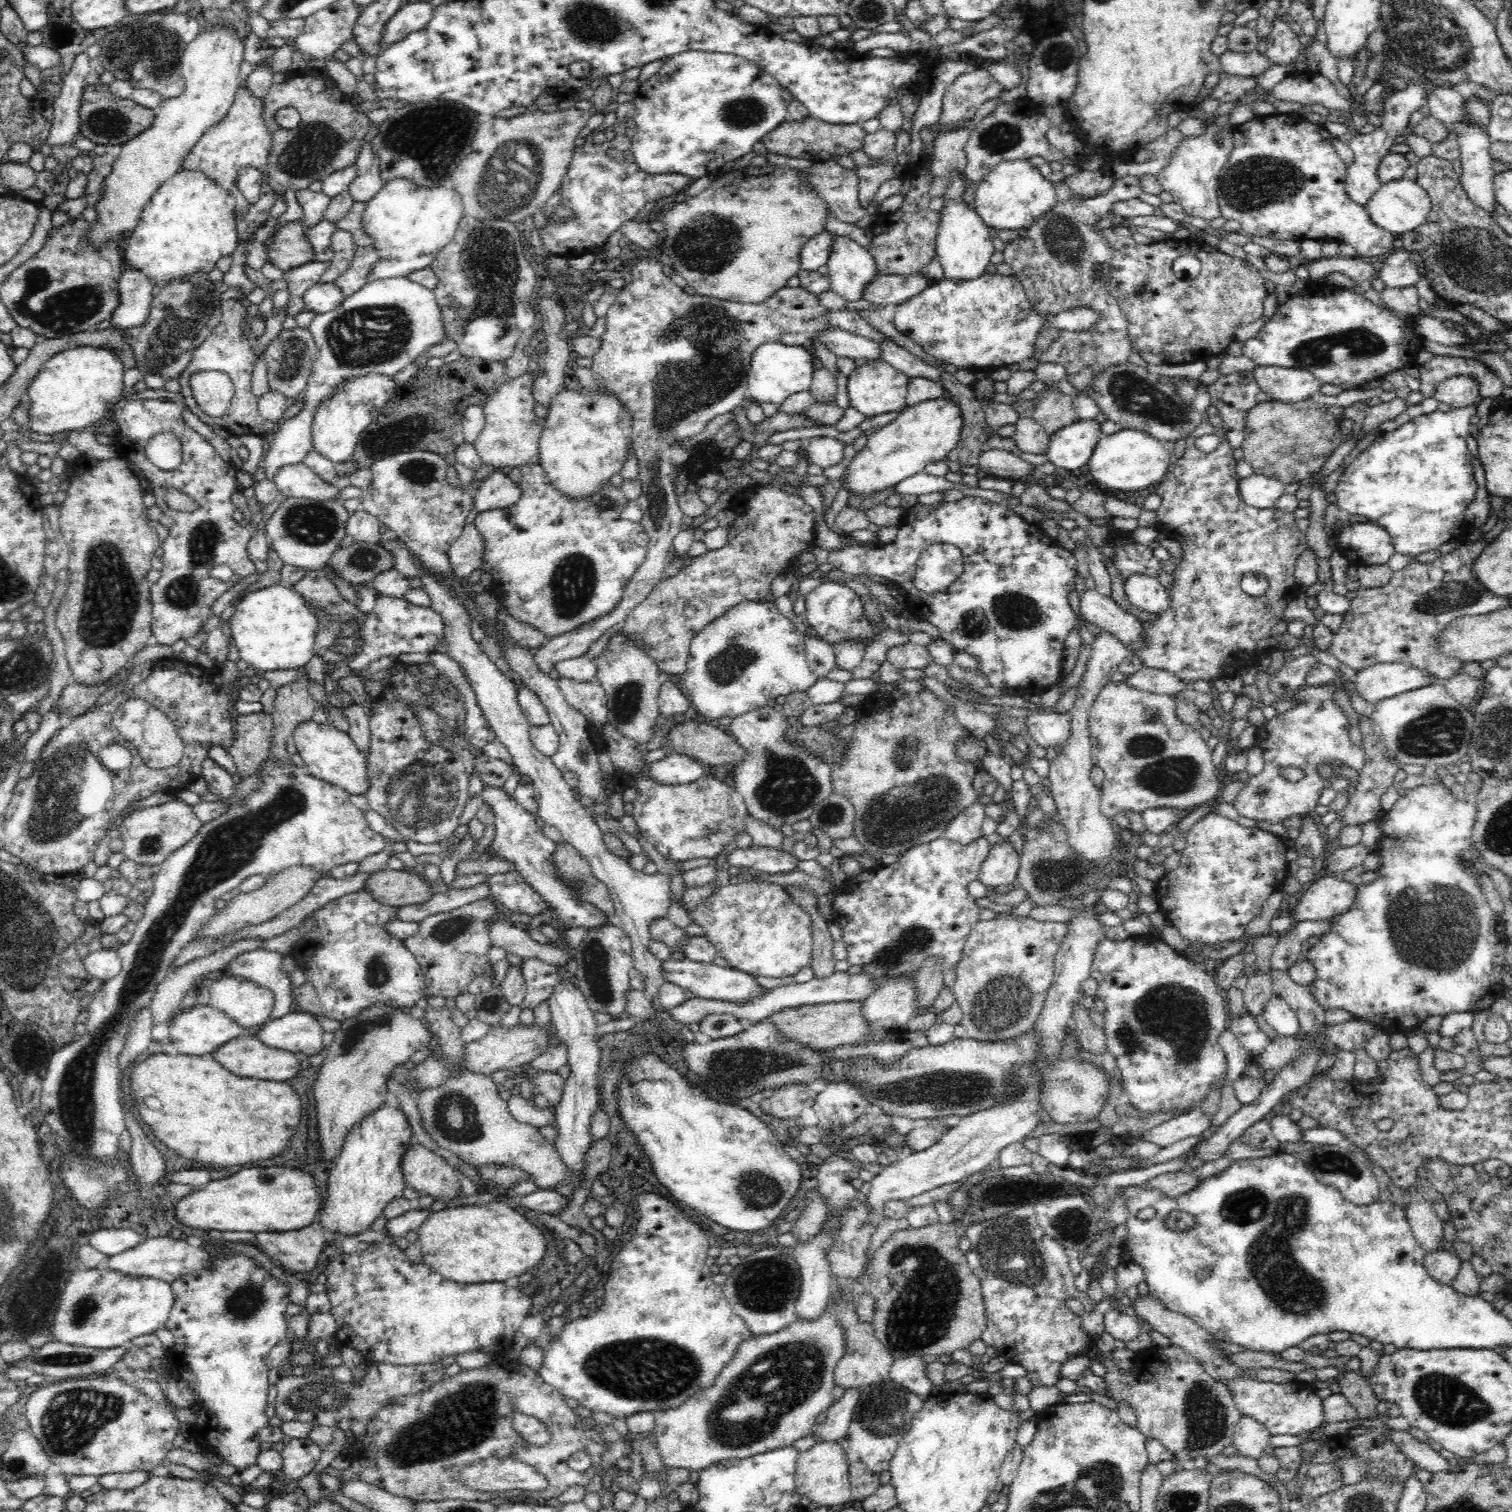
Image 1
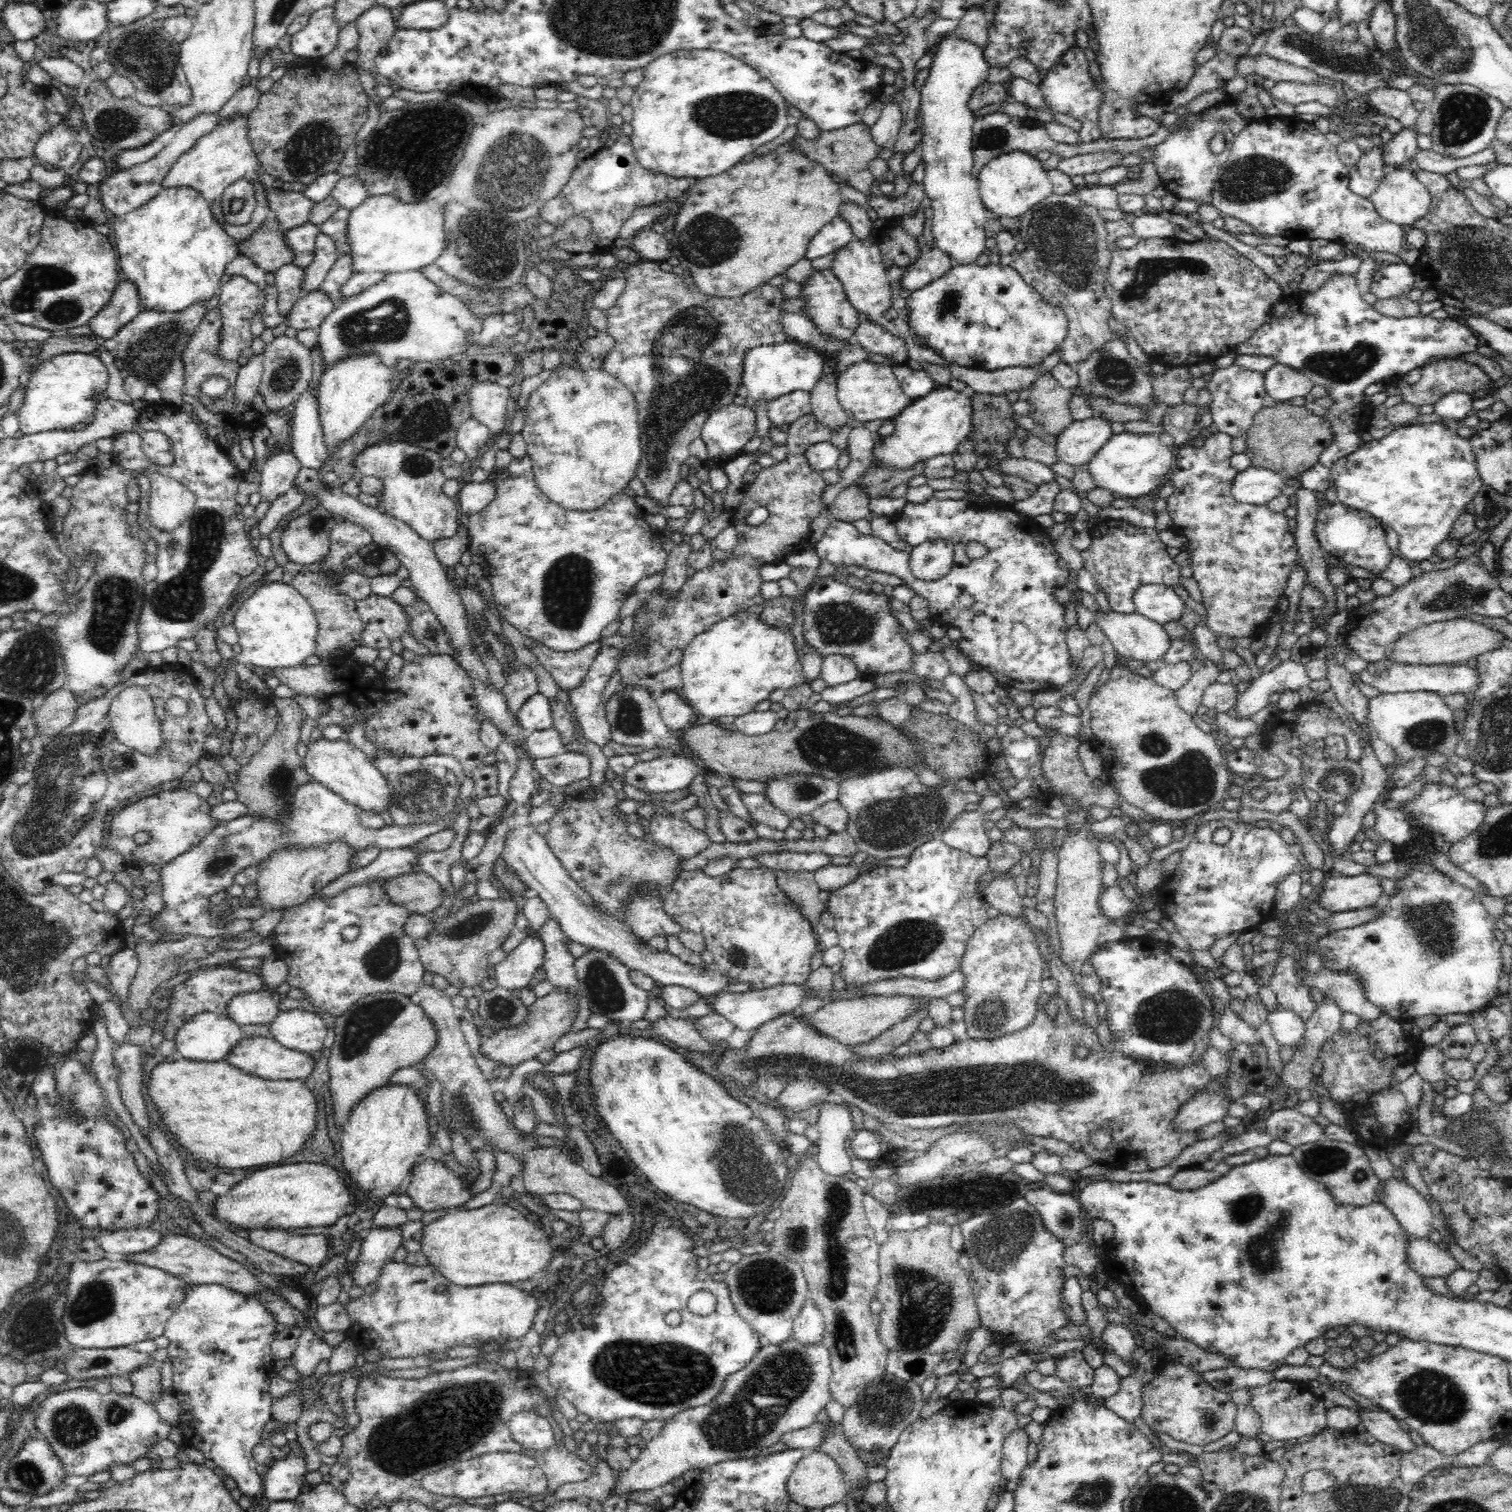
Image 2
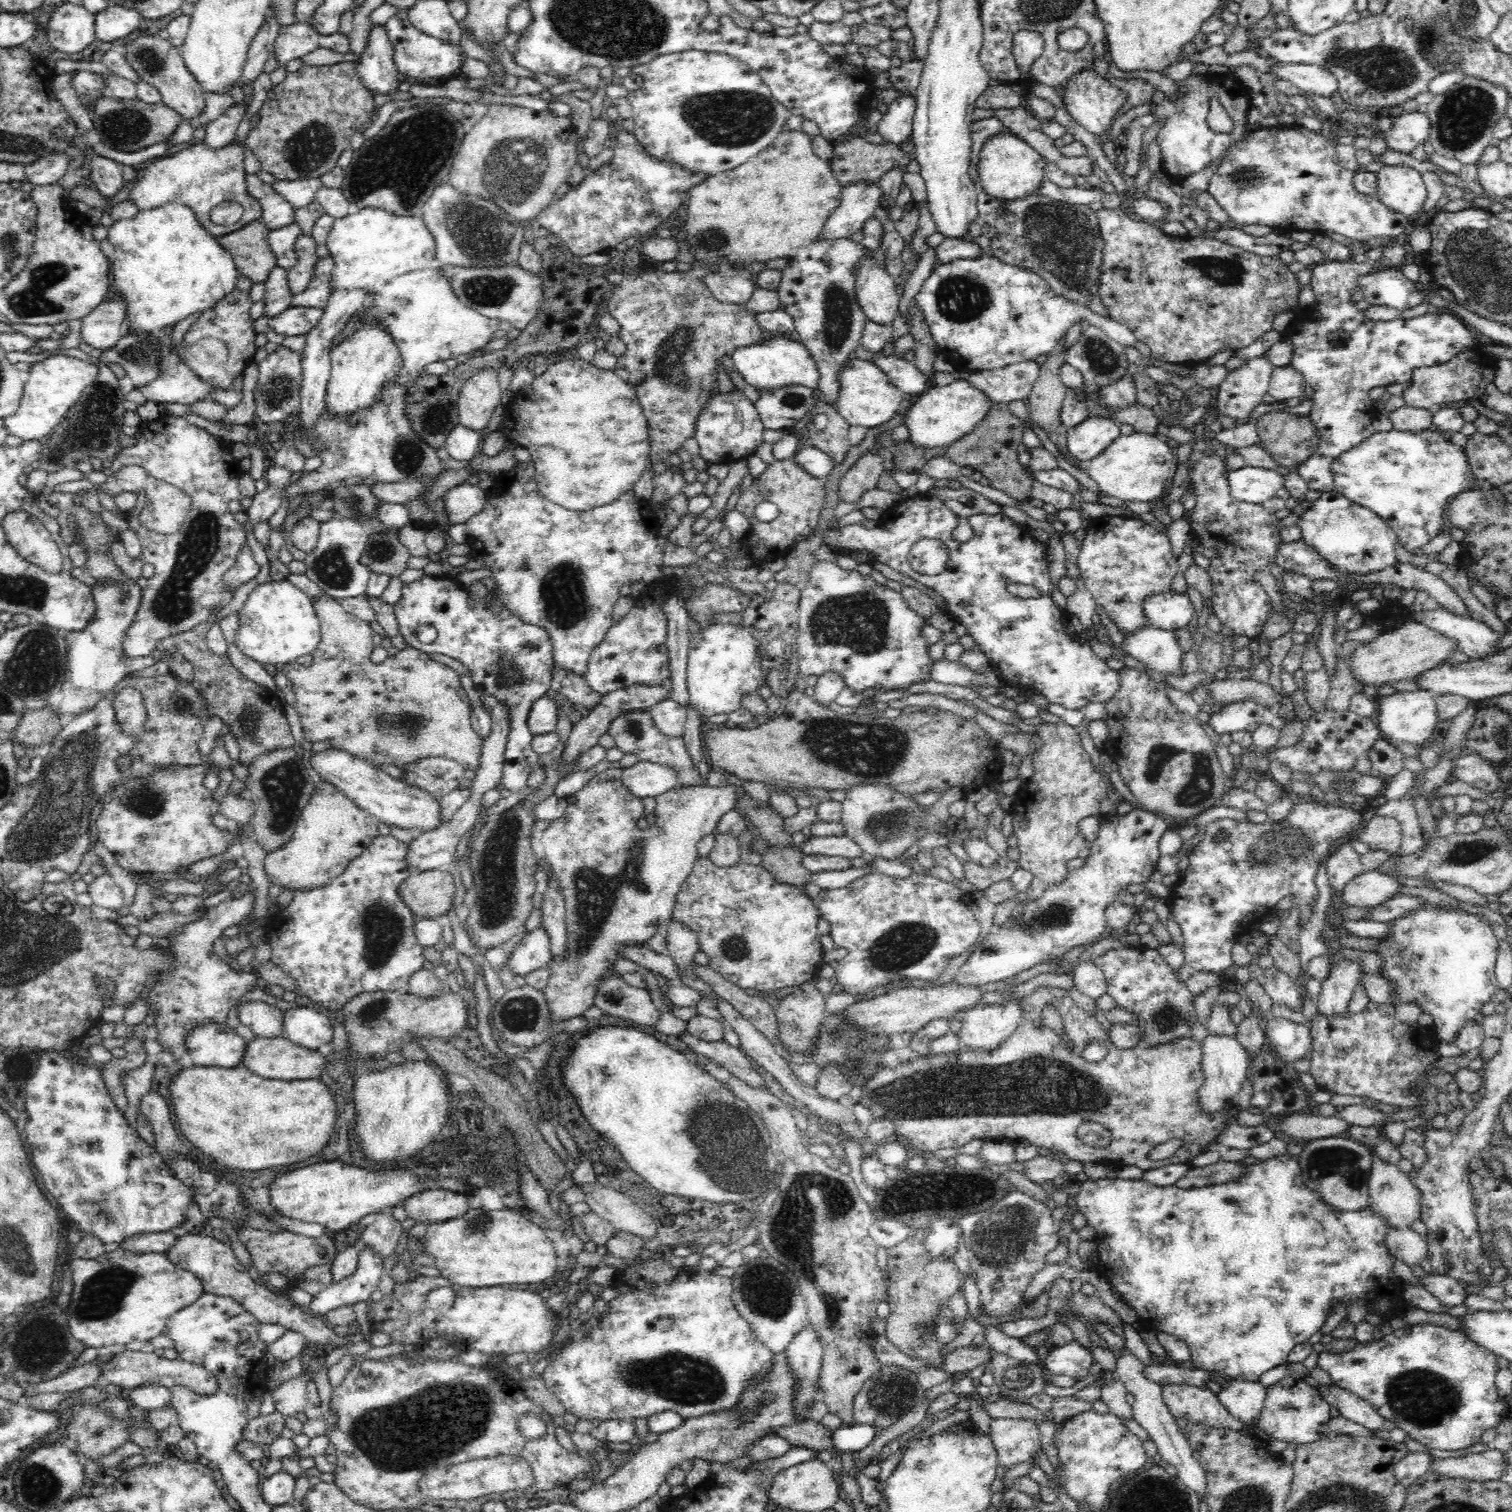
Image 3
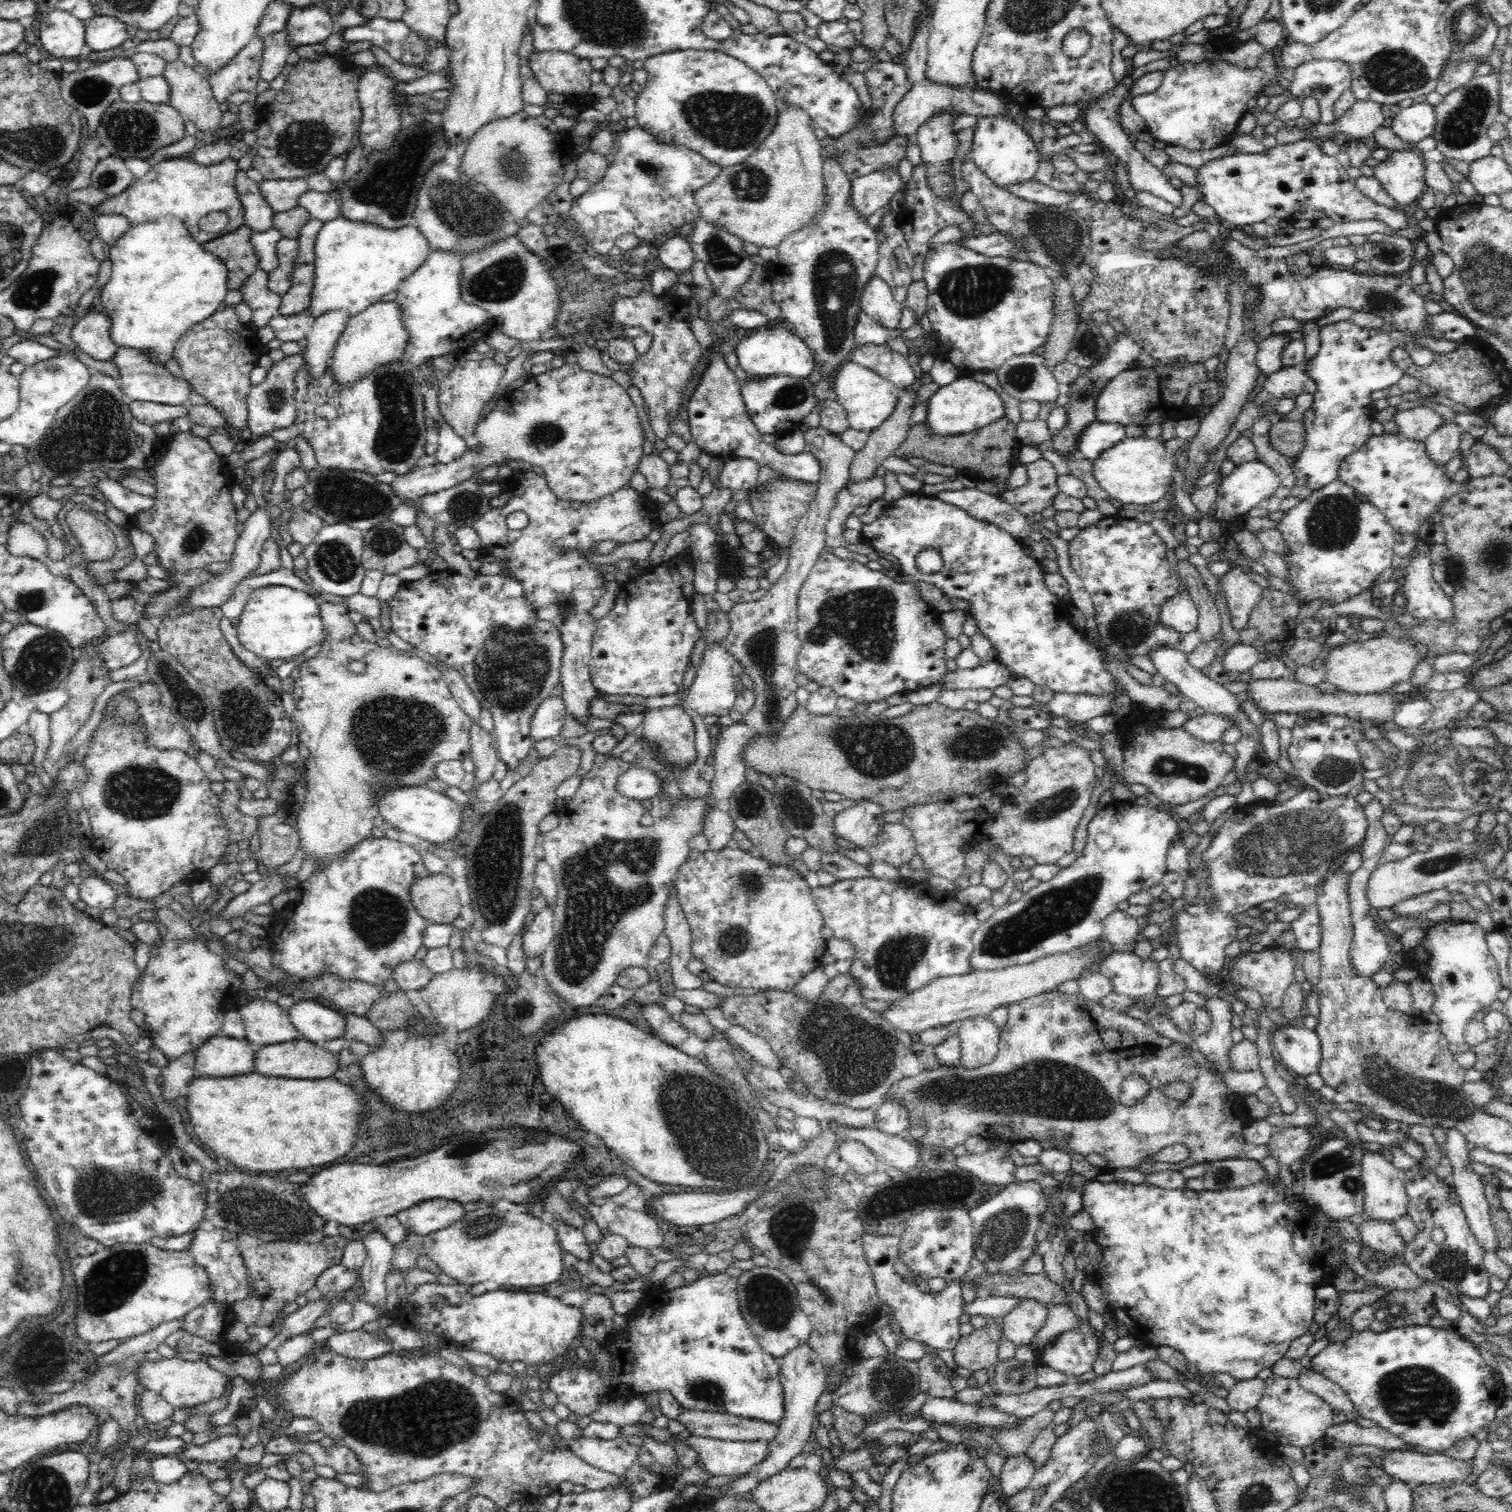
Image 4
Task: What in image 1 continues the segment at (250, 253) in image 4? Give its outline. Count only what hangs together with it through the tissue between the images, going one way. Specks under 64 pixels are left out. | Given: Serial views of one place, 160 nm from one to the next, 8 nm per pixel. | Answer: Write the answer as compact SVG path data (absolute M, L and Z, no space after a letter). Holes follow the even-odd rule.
M302 219L280 225L267 250L266 260L285 271L312 261L315 252L306 239L307 229Z

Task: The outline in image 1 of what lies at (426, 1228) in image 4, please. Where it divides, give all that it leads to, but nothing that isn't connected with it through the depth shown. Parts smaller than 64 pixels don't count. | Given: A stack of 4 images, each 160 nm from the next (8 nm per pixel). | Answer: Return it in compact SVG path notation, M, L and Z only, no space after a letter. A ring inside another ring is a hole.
M412 1142L403 1154L401 1165L406 1186L421 1196L434 1196L438 1201L458 1198L460 1183L454 1175L454 1167L426 1146Z

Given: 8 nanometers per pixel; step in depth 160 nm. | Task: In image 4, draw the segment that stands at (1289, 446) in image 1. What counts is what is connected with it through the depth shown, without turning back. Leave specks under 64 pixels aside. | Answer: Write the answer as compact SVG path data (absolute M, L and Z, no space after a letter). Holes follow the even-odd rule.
M1282 418L1269 428L1269 439L1272 448L1280 455L1292 460L1303 452L1306 440L1306 429L1303 421Z

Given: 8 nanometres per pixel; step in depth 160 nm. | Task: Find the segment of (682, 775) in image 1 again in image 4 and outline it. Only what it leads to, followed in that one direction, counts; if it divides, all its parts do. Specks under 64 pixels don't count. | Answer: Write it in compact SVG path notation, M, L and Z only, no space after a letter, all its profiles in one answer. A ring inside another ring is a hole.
M630 767L621 774L616 784L616 789L630 799L646 800L659 795L662 789L662 779L656 777L648 768Z

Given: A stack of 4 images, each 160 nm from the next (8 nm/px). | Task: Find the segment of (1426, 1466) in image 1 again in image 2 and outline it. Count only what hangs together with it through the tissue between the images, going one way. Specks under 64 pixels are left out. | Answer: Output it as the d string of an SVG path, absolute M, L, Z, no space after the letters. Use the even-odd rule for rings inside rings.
M1365 1408L1356 1412L1360 1416L1361 1424L1367 1428L1367 1432L1372 1434L1379 1442L1388 1444L1402 1453L1412 1453L1417 1448L1414 1440L1400 1428L1398 1420L1392 1414L1382 1409L1371 1410Z

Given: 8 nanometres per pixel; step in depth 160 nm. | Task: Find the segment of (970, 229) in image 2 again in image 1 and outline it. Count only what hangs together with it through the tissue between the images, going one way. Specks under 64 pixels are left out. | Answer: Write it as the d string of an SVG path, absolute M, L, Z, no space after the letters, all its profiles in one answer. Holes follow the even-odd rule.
M950 172L945 178L949 182L949 187L945 193L947 203L940 210L940 224L938 224L938 232L936 238L937 260L940 262L946 280L974 280L980 278L982 274L986 274L986 268L992 260L995 248L993 239L995 233L981 221L980 215L977 214L975 208L972 209L968 205L964 205L962 198L972 194L967 187L963 172Z

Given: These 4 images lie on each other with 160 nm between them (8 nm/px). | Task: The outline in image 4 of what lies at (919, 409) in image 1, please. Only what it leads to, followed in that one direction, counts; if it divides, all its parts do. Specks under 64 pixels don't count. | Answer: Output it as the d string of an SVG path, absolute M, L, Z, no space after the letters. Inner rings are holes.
M961 374L954 382L941 386L927 399L925 426L932 434L940 436L964 435L991 425L1004 415L1004 403L998 392L985 383L974 381L971 375Z

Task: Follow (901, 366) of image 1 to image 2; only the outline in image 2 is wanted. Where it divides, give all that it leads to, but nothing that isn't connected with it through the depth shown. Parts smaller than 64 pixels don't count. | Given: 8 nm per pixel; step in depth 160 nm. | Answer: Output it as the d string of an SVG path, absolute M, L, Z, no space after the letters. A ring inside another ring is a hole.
M860 322L855 330L854 338L868 352L892 358L895 360L895 365L907 365L909 357L904 339L887 331L883 322Z

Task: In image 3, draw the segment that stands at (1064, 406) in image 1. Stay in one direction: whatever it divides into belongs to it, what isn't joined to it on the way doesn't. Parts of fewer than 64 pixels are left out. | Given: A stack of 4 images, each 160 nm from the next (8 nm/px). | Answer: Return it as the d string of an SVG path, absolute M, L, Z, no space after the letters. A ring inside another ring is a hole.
M1063 339L1058 342L1055 350L1052 350L1050 354L1047 355L1047 359L1039 368L1038 380L1034 383L1031 393L1027 396L1029 399L1029 405L1027 410L1029 412L1030 418L1038 424L1044 432L1048 435L1050 440L1056 445L1056 447L1062 452L1067 453L1068 462L1075 467L1080 469L1080 461L1074 459L1074 456L1068 453L1067 444L1067 430L1064 425L1062 425L1062 419L1060 419L1060 410L1062 410L1063 400L1065 399L1065 392L1068 388L1061 381L1059 374L1061 372L1061 366L1066 363L1067 359L1067 348L1063 345Z

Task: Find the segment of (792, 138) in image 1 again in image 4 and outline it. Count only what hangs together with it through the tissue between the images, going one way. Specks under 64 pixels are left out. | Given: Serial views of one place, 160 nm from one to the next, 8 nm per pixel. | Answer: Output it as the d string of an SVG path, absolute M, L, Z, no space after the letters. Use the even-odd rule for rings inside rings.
M892 136L885 143L873 147L860 147L855 151L845 151L836 157L848 178L853 181L866 176L882 166L898 168L906 156L908 136Z

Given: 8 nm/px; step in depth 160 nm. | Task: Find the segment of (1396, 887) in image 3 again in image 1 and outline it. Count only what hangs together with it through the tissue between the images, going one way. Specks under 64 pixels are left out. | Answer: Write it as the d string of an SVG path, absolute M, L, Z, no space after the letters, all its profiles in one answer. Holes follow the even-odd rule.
M1318 875L1309 888L1299 895L1298 903L1292 908L1292 922L1296 924L1304 920L1338 917L1351 907L1357 893L1356 887L1356 881L1350 883L1338 875Z

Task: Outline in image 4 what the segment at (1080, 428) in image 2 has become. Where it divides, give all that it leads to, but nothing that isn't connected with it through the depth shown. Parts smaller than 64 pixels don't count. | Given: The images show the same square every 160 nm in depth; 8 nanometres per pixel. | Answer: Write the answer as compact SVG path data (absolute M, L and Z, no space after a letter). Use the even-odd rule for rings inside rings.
M1092 421L1077 438L1078 451L1086 461L1096 461L1104 452L1126 438L1124 425Z

